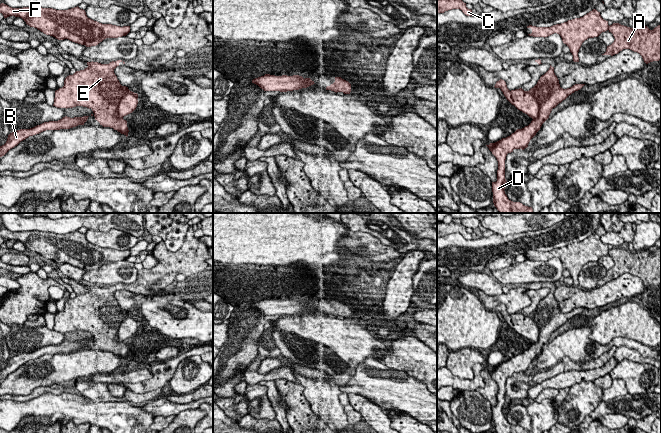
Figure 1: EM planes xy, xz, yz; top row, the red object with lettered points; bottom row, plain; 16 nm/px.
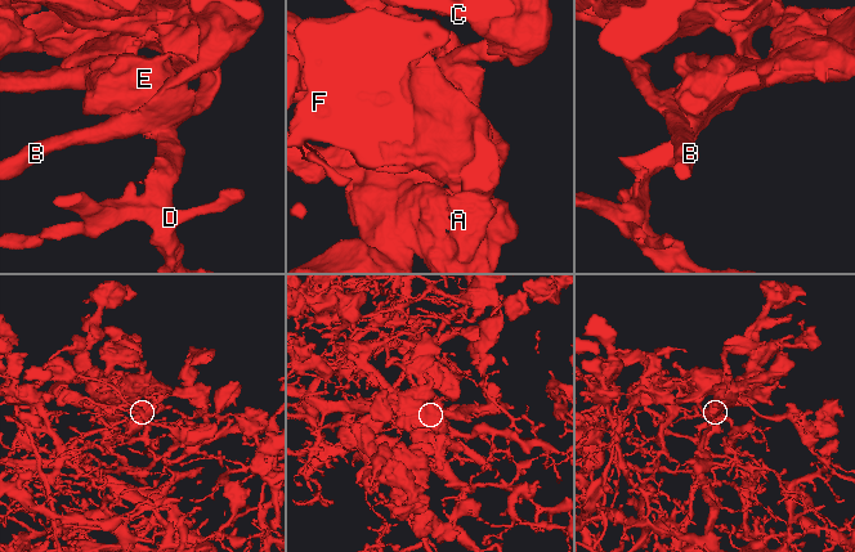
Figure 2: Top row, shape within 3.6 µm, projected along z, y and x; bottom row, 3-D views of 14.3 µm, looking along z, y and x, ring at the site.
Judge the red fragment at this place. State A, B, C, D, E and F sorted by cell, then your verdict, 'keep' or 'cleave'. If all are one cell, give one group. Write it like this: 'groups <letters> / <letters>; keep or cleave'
groups A B C D E F; keep

